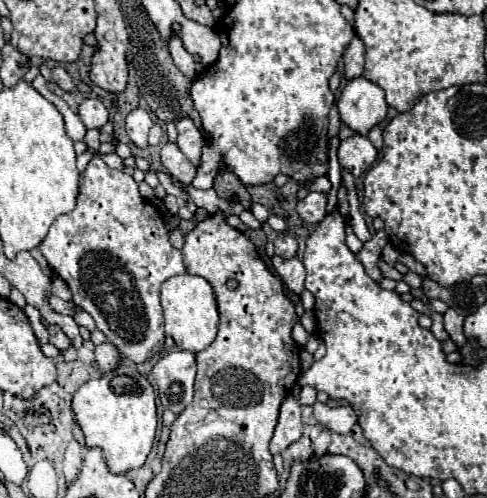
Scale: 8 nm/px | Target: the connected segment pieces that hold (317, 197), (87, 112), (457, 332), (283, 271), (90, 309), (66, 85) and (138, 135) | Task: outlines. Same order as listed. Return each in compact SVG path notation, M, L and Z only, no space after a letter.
M310 192L304 200L298 202L296 212L304 222L310 222L310 224L322 222L326 216L326 194Z
M98 98L82 100L78 108L78 116L82 118L86 128L102 128L108 122L108 108Z
M448 308L448 312L444 314L444 328L450 334L450 338L456 342L458 348L466 342L462 326L464 326L464 316L460 316L458 312L454 312L452 308Z
M280 256L272 258L272 266L276 270L276 274L280 276L280 280L286 284L288 290L292 290L294 294L300 294L304 290L304 278L306 278L306 270L302 266L302 262L298 258L292 260L284 260Z
M94 156L80 178L76 208L70 214L56 218L38 248L52 272L68 284L74 304L94 318L96 328L122 352L124 358L138 364L162 352L164 320L160 306L160 286L166 278L184 274L186 268L182 262L182 252L176 250L168 240L168 230L160 212L150 202L144 202L144 198L138 194L138 184L130 174L114 170L106 166L102 158Z
M56 66L54 70L52 70L52 80L62 88L62 90L72 90L74 88L74 80L72 80L72 76L62 68L62 66Z
M136 108L126 116L126 132L130 136L130 140L138 146L138 148L146 148L148 146L148 132L152 128L152 118L148 116L146 110Z

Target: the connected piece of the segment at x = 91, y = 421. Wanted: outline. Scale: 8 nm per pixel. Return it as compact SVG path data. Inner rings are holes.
M118 366L114 376L102 376L98 380L86 382L76 396L72 398L72 408L76 422L80 424L86 444L98 446L104 452L106 464L112 474L124 474L126 470L140 468L150 454L154 432L158 424L156 416L156 396L146 378L142 378L130 366ZM114 376L128 376L130 378L130 392L116 392L112 386Z

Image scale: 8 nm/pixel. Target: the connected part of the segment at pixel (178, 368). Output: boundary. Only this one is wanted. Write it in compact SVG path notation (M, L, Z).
M188 350L168 352L152 370L164 408L180 414L192 402L196 358Z

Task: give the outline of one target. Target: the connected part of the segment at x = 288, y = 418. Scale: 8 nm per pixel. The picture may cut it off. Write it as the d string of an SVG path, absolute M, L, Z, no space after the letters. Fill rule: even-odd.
M288 394L280 406L280 418L278 418L278 426L274 430L274 436L270 440L270 452L280 454L284 448L288 448L300 436L302 436L300 404L292 394Z

